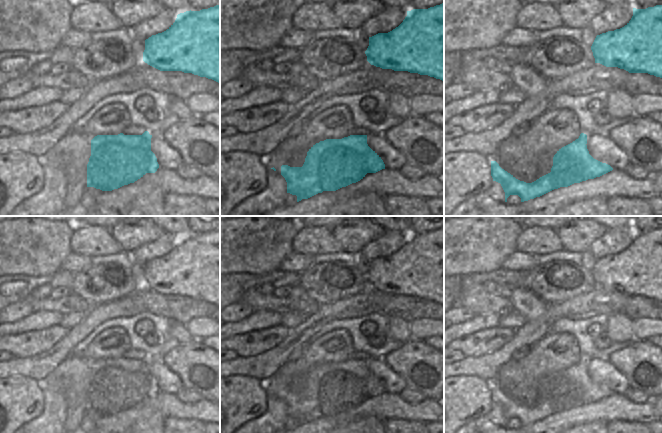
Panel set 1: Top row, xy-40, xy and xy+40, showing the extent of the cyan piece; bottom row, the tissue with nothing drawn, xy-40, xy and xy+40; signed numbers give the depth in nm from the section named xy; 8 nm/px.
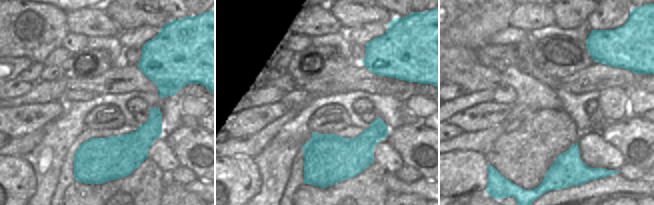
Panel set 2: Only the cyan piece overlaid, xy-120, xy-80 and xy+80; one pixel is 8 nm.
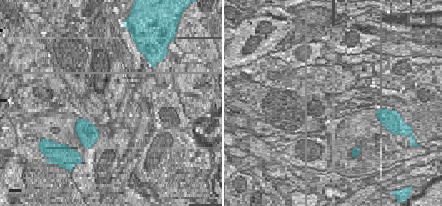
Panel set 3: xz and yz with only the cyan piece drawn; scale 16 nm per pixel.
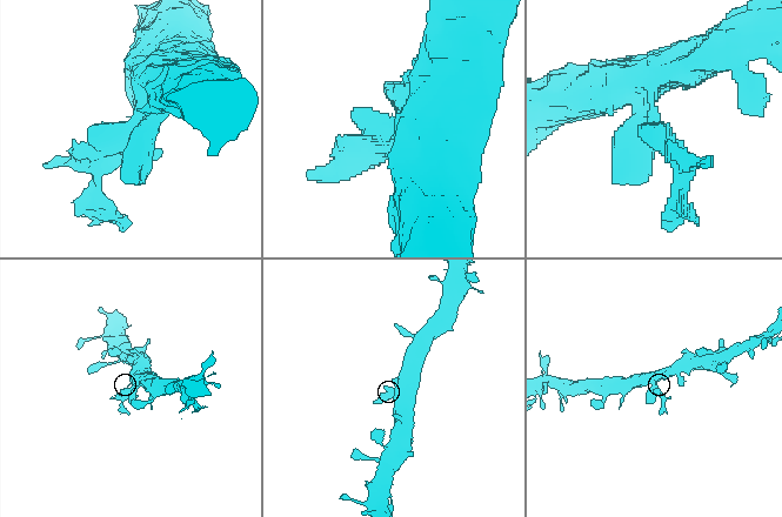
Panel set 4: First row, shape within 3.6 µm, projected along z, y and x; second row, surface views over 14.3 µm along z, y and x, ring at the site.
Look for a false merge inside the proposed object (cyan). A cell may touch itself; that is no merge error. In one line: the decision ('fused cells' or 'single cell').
fused cells

